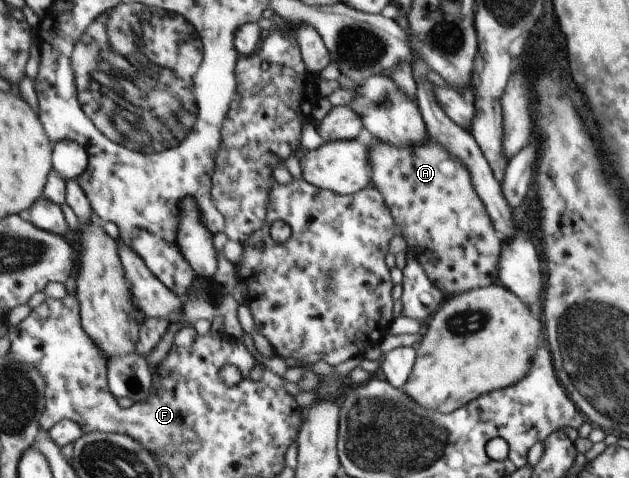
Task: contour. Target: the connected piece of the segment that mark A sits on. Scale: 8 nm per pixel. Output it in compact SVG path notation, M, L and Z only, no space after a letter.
M430 136L426 144L419 147L393 147L379 142L368 146L368 154L371 186L383 195L383 201L396 221L397 232L399 228L402 230L407 244L406 251L414 253L427 279L440 292L445 290L447 296L496 284L502 239L498 236L483 201L476 194L464 162L445 151Z

